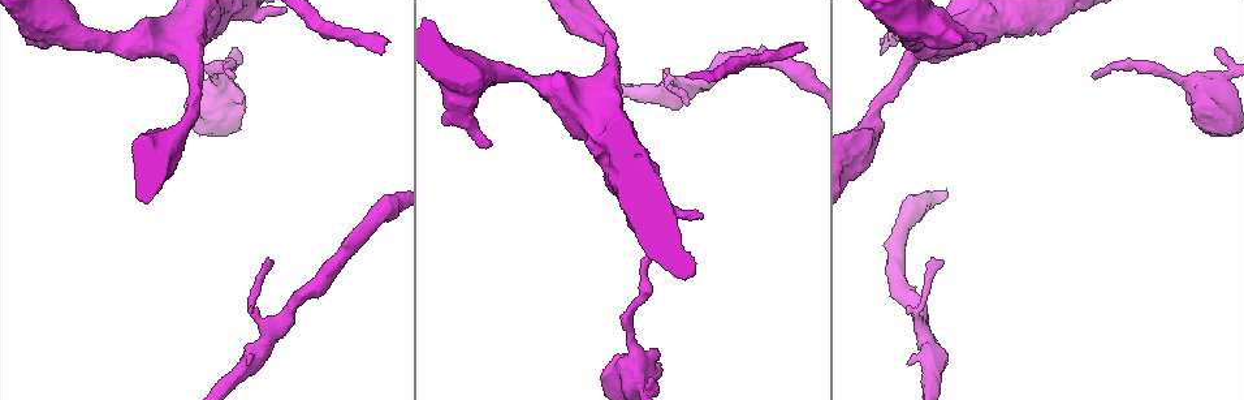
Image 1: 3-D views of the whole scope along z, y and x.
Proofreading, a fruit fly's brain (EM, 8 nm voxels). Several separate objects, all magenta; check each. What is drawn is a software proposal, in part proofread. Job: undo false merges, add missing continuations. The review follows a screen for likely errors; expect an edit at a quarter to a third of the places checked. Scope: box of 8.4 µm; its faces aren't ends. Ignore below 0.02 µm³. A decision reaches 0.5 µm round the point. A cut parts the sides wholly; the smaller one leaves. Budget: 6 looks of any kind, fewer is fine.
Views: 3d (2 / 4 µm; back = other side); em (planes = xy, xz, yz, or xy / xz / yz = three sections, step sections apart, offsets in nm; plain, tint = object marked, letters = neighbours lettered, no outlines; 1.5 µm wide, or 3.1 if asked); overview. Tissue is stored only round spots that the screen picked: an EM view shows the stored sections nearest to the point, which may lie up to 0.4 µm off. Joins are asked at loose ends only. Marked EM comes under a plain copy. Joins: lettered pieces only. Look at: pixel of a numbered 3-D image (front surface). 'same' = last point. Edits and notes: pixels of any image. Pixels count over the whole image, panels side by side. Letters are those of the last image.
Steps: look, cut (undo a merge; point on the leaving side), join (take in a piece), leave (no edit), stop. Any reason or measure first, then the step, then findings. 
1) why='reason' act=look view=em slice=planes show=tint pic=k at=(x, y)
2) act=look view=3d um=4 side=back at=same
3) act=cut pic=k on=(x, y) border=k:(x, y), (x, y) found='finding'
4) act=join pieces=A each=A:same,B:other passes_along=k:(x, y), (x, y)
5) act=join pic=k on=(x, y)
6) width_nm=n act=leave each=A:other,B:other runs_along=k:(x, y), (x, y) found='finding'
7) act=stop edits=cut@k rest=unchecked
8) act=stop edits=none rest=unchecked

why='branch stops here' act=look view=3d um=4 side=back pic=1 at=(1024, 30)

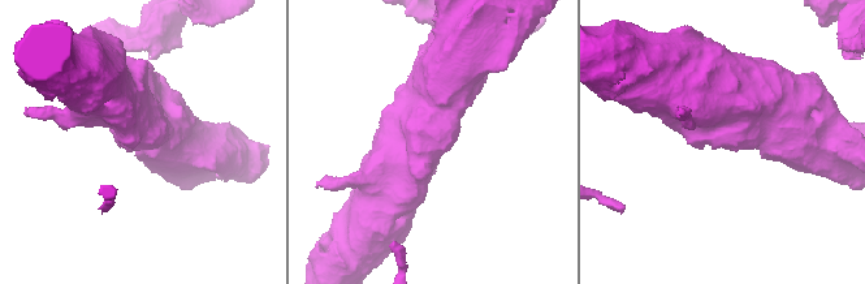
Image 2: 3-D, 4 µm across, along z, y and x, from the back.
why='shape alone is not enough' act=look view=em slice=planes show=letters pic=2 at=(163, 143)

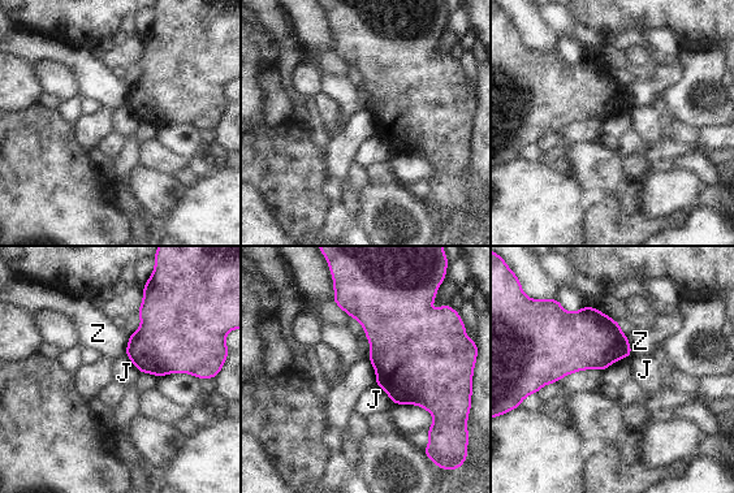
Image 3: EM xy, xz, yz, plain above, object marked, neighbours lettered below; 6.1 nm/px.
longest_contact=J:170nm act=leave each=J:other,Z:other found='no lettered piece goes on from it'

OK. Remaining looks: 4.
why='an open end' act=look view=em slice=planes show=letters pic=1 at=(389, 42)

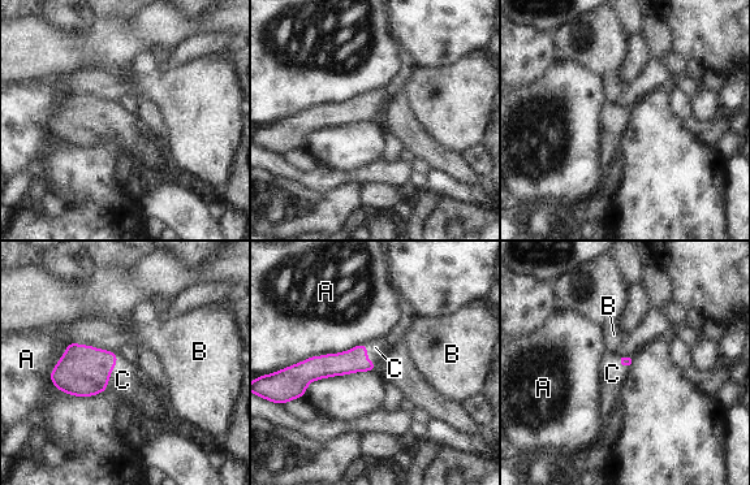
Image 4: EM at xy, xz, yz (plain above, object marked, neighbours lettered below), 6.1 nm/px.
act=join pieces=C each=A:other,B:other,C:same passes_along=4:(83, 371), (111, 371), (123, 380) found='it goes on there'

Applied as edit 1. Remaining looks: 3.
why='an open end' act=look view=em slice=yz step=4 show=tint pic=1 at=(686, 96)

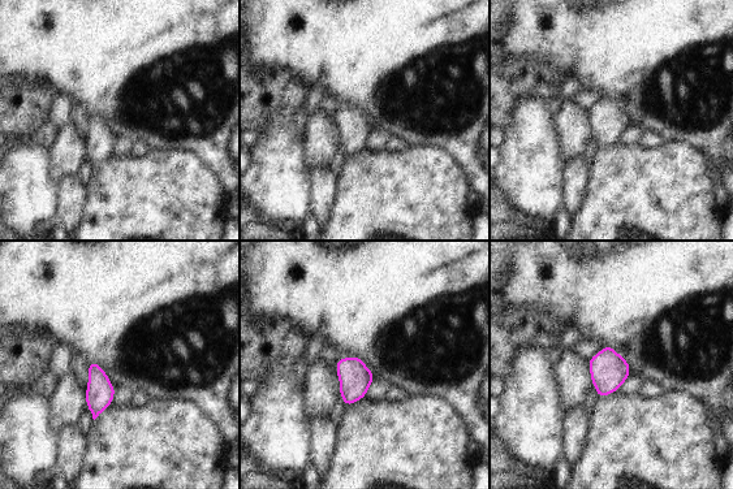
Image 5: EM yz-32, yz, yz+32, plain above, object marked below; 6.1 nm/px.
why='cut it another way' act=look view=em slice=planes show=letters at=same

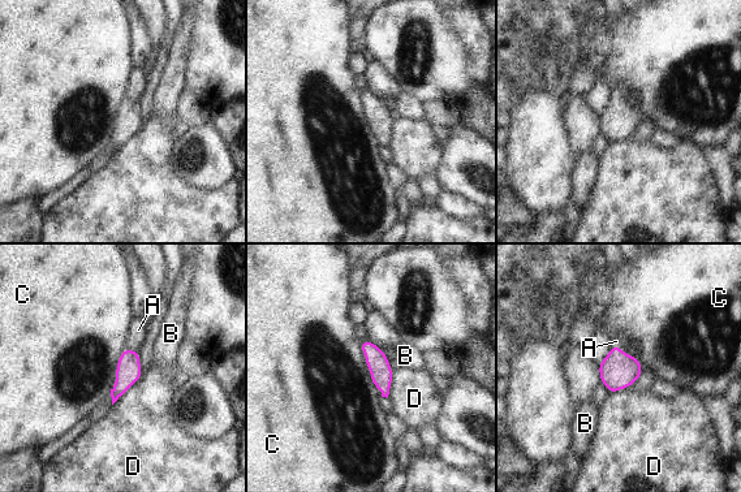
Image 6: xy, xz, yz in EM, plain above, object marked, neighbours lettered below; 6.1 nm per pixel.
longest_contact=D:280nm act=join pieces=A each=A:same,B:other,C:other,D:other found='it goes on there'

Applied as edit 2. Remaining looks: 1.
act=stop edits=join@4,join@6 rest=unchecked

